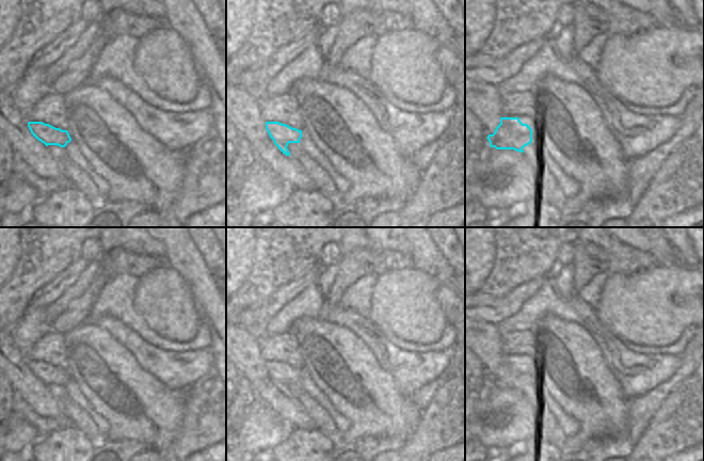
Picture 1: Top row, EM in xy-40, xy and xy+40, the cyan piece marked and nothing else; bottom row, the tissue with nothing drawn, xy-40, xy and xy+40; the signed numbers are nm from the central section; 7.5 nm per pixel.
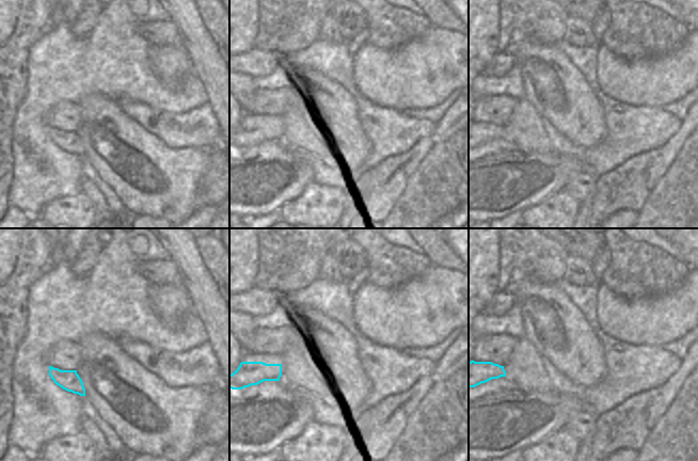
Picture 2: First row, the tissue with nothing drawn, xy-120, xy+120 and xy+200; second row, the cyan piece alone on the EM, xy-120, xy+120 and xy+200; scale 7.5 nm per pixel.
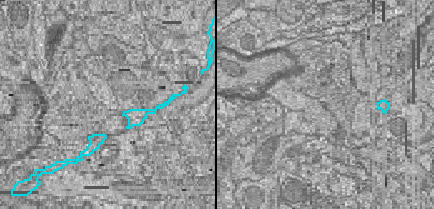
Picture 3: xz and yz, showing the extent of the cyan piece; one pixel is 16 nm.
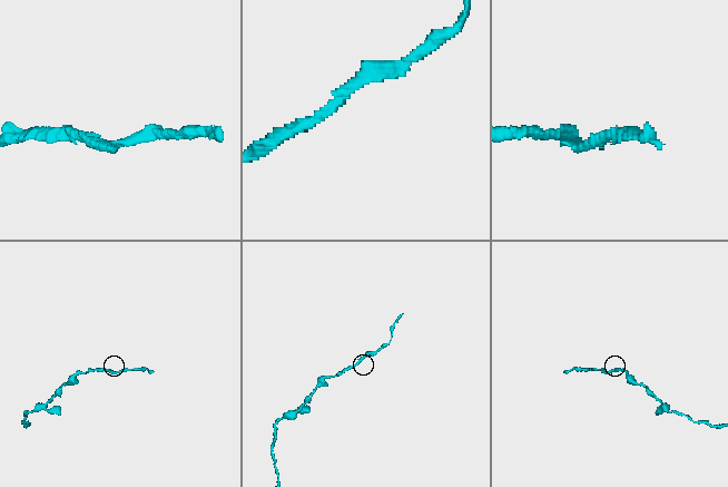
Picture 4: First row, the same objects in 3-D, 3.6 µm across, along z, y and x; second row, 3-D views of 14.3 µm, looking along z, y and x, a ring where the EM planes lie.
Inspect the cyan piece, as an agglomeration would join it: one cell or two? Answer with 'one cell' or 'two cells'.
one cell

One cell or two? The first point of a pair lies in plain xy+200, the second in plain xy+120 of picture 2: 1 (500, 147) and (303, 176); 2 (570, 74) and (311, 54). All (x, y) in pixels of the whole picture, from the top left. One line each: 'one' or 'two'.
1: one
2: two

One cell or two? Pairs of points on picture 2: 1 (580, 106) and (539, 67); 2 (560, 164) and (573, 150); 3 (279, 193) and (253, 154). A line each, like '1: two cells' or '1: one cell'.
1: one cell
2: two cells
3: one cell

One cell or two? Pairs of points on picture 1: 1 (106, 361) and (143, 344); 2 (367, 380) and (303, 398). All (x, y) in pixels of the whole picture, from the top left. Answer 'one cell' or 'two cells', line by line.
1: two cells
2: two cells

